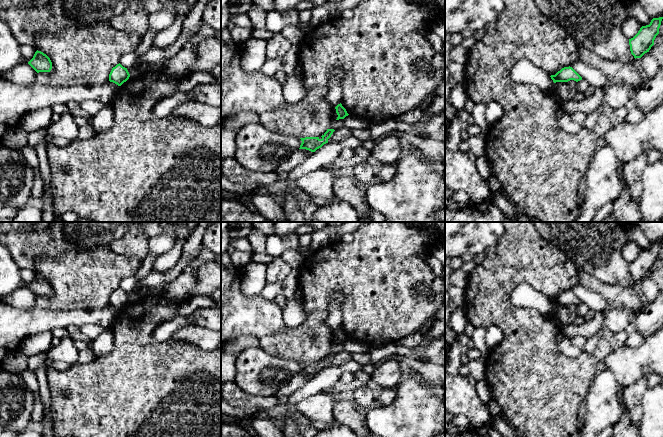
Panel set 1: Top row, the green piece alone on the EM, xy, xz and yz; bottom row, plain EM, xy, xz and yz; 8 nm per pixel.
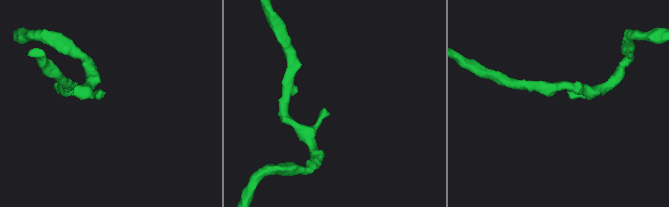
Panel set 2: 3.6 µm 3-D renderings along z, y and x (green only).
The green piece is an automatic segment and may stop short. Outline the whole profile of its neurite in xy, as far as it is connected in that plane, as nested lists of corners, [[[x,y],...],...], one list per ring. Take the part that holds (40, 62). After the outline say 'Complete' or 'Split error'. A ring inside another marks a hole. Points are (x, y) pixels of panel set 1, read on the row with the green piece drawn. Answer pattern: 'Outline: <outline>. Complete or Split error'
Outline: [[[36,51],[33,58],[28,64],[37,72],[50,72],[52,69],[52,62],[50,58],[41,51]]]. Complete

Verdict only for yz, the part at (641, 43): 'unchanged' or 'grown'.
unchanged

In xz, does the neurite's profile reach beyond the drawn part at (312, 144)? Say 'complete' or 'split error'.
complete

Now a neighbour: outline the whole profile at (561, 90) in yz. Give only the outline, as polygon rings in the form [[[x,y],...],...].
[[[567,82],[554,83],[552,91],[560,103],[565,102],[568,99],[571,99],[573,96],[573,92],[570,90]]]

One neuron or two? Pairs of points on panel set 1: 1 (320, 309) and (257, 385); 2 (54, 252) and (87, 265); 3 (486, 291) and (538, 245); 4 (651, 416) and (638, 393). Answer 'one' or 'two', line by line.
1: two
2: two
3: one
4: two

